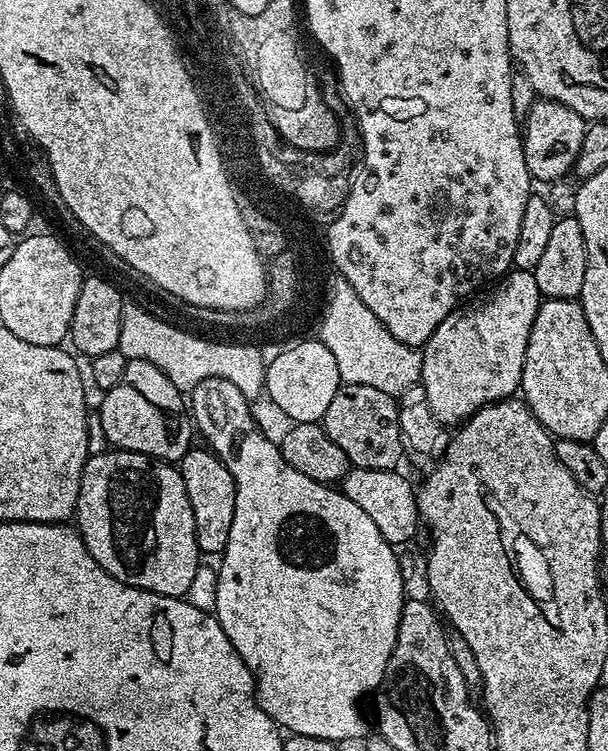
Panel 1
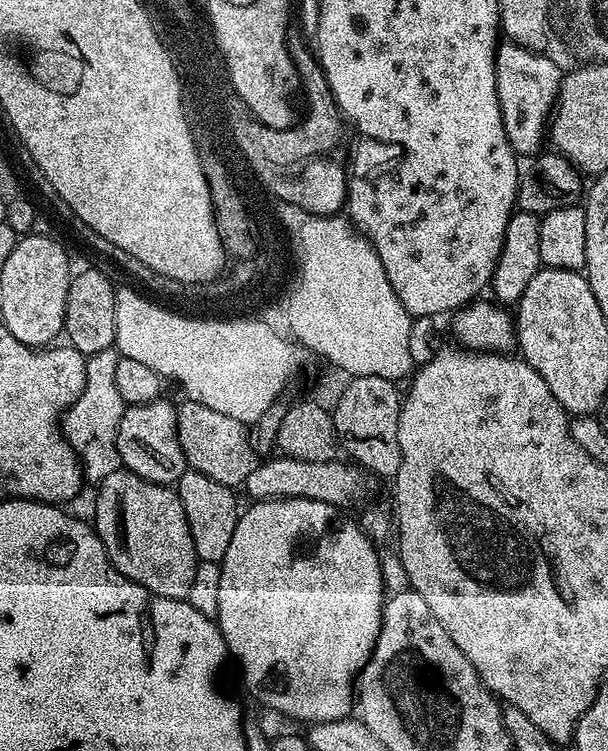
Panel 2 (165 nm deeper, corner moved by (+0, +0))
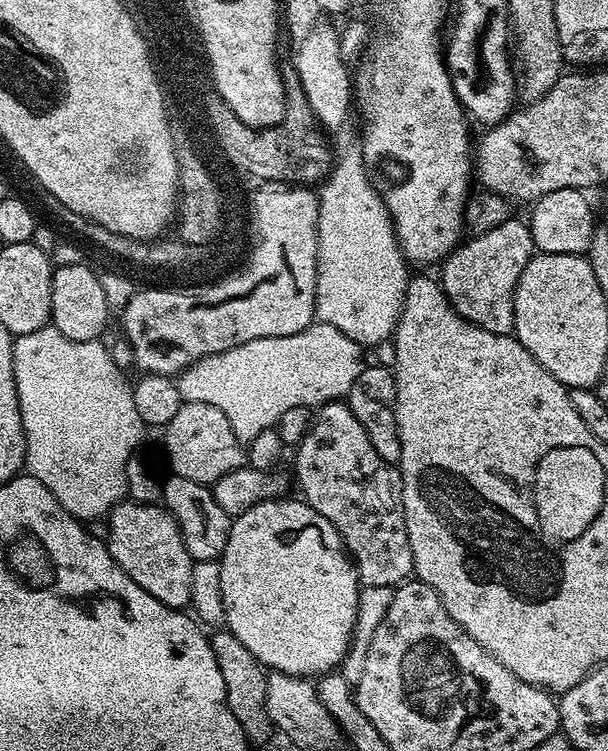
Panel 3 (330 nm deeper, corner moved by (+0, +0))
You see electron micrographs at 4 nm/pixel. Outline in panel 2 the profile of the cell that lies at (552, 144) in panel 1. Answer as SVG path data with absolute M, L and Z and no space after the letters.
M511 42L501 43L496 50L496 89L498 106L502 110L502 126L510 146L520 158L535 157L546 144L546 133L562 79L562 71L549 56L531 52Z

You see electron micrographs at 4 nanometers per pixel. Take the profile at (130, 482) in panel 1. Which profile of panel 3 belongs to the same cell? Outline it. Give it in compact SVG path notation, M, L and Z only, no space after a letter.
M125 498L108 513L107 524L106 543L114 562L118 562L118 566L122 566L122 570L126 570L146 594L154 594L158 602L171 608L187 609L190 605L190 570L194 561L167 508L159 503L139 504Z

